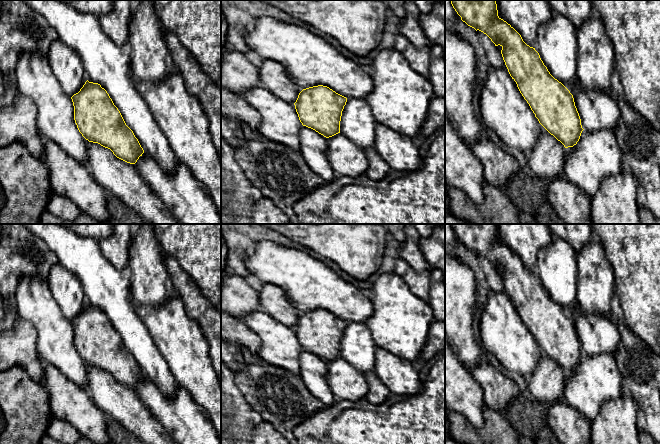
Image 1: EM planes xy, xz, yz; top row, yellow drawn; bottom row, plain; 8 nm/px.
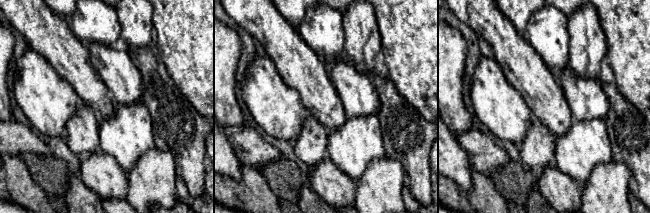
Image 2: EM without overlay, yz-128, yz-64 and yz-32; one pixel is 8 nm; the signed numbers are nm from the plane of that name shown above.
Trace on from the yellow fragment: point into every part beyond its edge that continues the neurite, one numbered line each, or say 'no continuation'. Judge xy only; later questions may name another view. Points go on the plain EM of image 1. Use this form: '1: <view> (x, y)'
no continuation

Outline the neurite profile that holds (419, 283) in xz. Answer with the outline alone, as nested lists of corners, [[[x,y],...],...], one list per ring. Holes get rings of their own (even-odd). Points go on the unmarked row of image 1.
[[[401,257],[396,259],[394,273],[400,276],[409,286],[411,292],[429,304],[430,272],[418,273]]]

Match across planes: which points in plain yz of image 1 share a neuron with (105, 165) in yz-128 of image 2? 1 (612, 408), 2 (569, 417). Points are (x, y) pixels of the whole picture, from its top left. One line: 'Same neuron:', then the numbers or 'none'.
Same neuron: 1, 2

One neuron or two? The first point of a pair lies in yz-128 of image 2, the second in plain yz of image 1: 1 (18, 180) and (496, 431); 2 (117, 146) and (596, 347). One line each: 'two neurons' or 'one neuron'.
1: one neuron
2: two neurons

